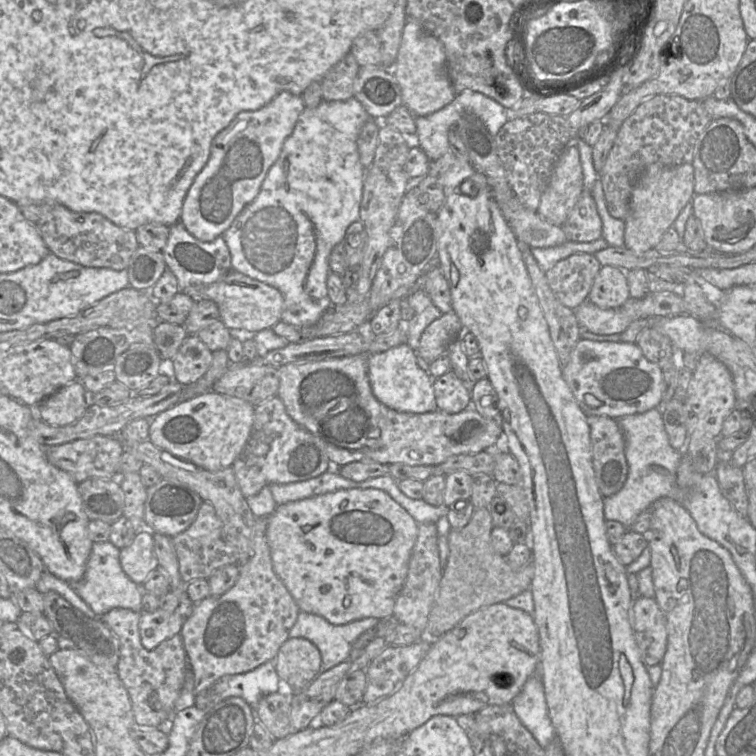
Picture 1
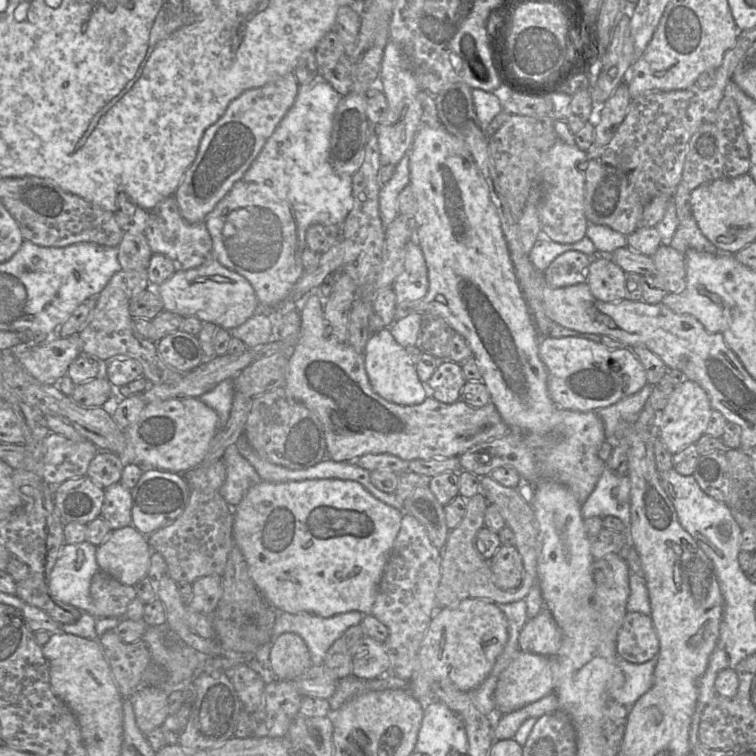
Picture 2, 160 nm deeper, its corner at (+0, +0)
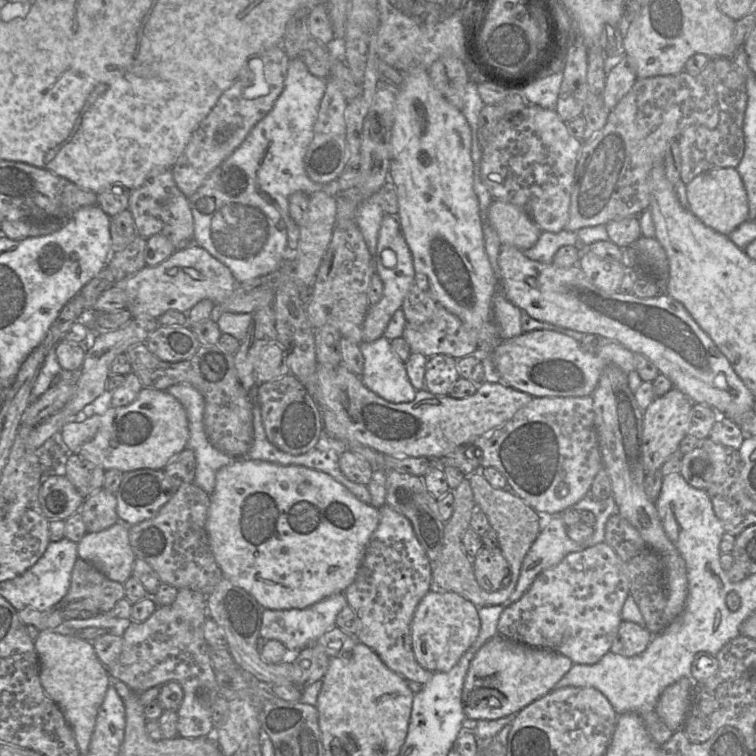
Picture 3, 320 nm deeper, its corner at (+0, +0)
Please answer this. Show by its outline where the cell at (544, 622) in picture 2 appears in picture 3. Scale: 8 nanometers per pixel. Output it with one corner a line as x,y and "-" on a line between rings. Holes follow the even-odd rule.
600,542
594,546
586,547
577,552
567,554
556,566
542,571
533,581
529,589
516,602
507,606
501,613
497,630
502,636
514,640
531,647
549,649
572,660
576,664
594,664
598,662
607,652
611,651
611,645
617,634
620,623
622,622
621,613
622,607
626,598
629,595
629,580
626,574
626,567
616,553
616,551
606,542

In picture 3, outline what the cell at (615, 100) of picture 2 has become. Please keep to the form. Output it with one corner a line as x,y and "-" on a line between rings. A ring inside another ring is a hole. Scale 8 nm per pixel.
626,55
606,74
603,92
604,106
610,112
628,93
637,79

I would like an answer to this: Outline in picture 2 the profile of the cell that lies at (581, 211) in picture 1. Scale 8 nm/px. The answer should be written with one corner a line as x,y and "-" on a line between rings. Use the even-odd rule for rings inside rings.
512,114
489,137
489,153
514,217
518,219
523,214
534,182
544,181
548,189
539,204
541,231
555,242
573,244
586,236
589,224
584,211
587,151
560,140
555,121
551,115

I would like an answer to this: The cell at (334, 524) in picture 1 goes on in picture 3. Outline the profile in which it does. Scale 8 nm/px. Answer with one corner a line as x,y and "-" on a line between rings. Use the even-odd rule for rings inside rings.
244,457
216,473
206,531
224,578
252,595
264,609
289,610
304,609
332,594
343,593
356,577
378,522
377,508
359,501
324,472

